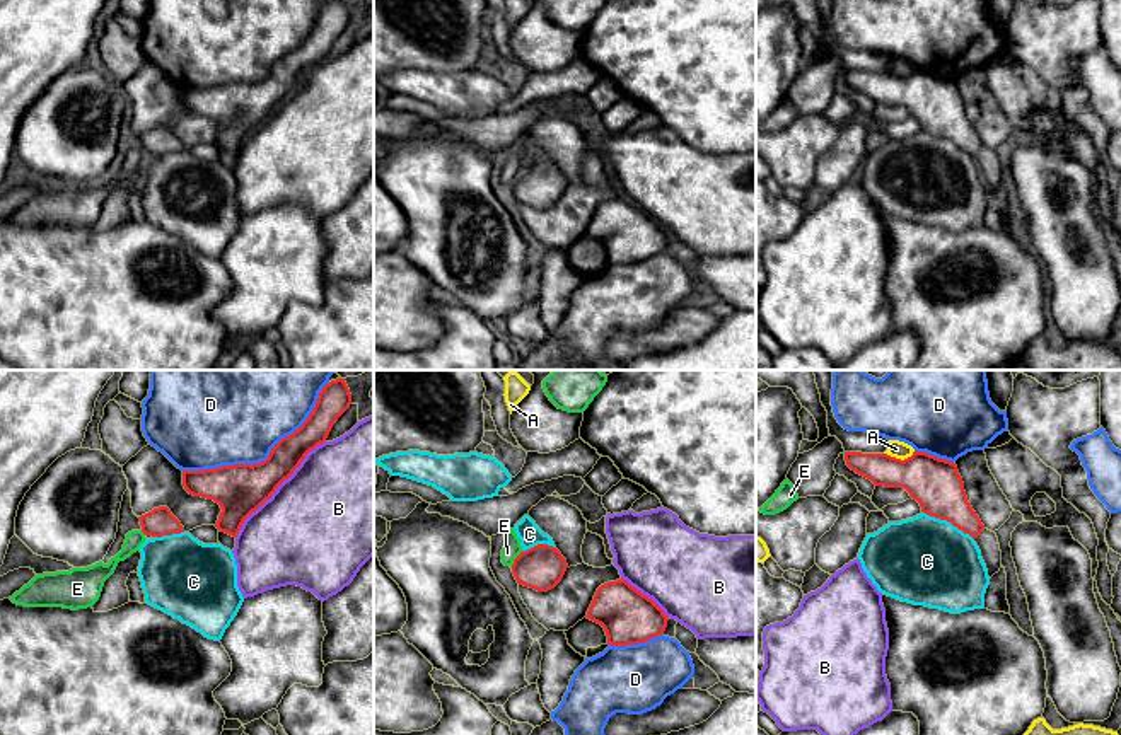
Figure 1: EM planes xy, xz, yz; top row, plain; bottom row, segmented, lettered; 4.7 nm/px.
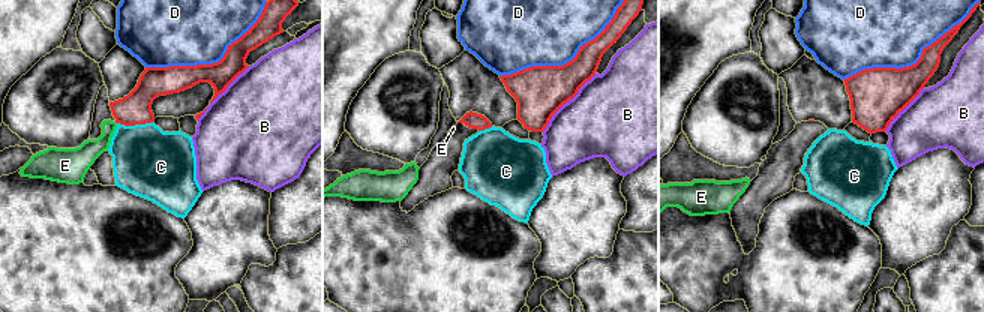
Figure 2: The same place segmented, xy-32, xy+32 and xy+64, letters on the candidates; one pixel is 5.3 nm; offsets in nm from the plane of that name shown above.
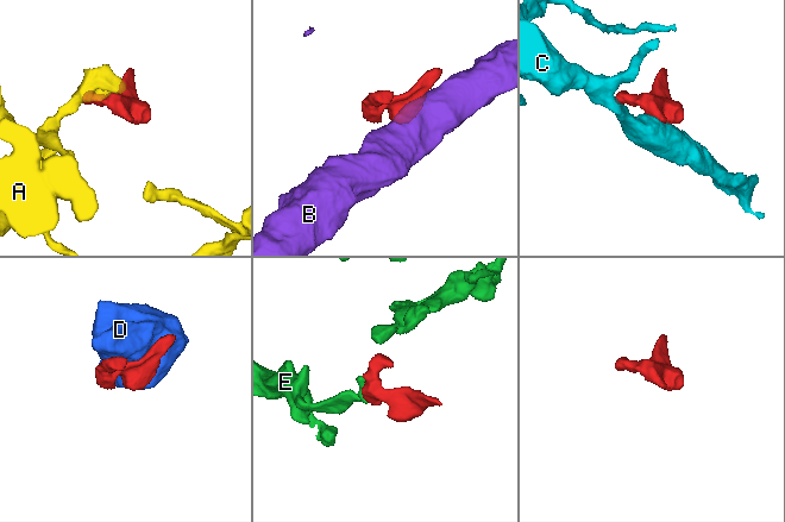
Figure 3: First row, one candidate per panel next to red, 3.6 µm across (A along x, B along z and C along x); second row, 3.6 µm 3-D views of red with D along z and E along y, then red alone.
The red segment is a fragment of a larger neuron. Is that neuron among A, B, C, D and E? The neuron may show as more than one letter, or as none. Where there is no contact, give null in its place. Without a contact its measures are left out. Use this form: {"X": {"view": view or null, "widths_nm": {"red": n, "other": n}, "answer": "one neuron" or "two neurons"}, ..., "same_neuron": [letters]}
{"A": {"view": "yz", "widths_nm": {"red": 240, "other": 80}, "answer": "two neurons"}, "B": {"view": "xy", "widths_nm": {"red": 240, "other": 500}, "answer": "two neurons"}, "C": {"view": "yz", "widths_nm": {"red": 240, "other": 420}, "answer": "two neurons"}, "D": {"view": "xy", "widths_nm": {"red": 240, "other": 400}, "answer": "two neurons"}, "E": {"view": "xz", "widths_nm": {"red": 200, "other": 90}, "answer": "two neurons"}, "same_neuron": []}

